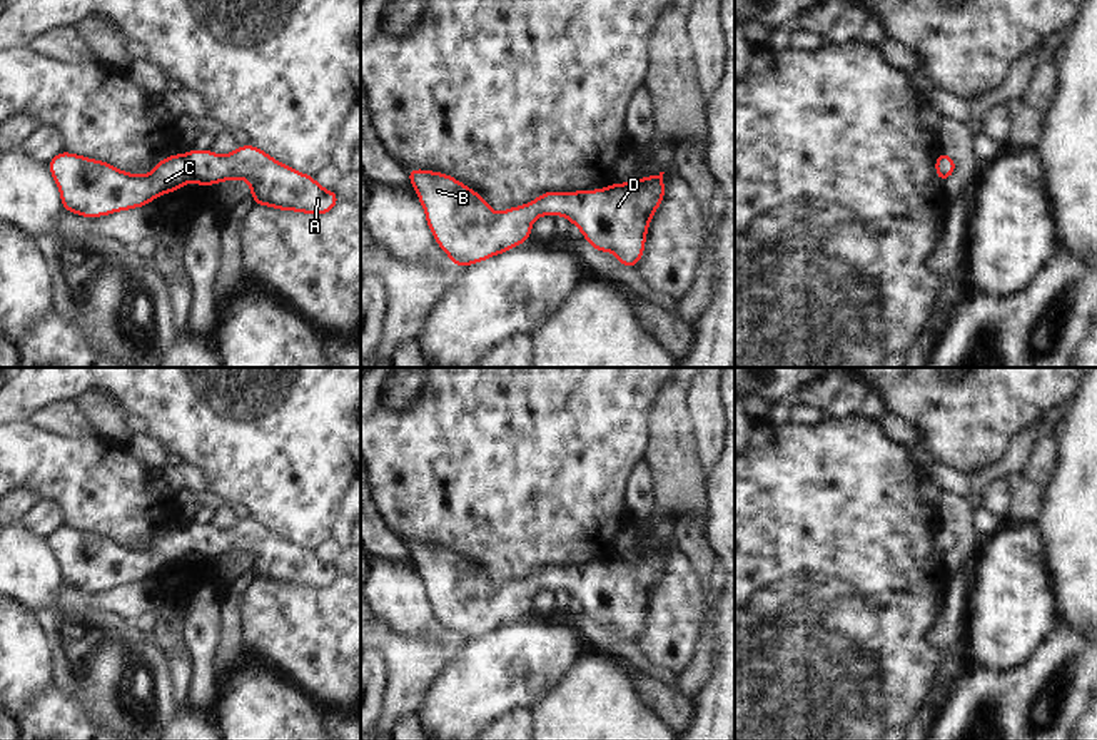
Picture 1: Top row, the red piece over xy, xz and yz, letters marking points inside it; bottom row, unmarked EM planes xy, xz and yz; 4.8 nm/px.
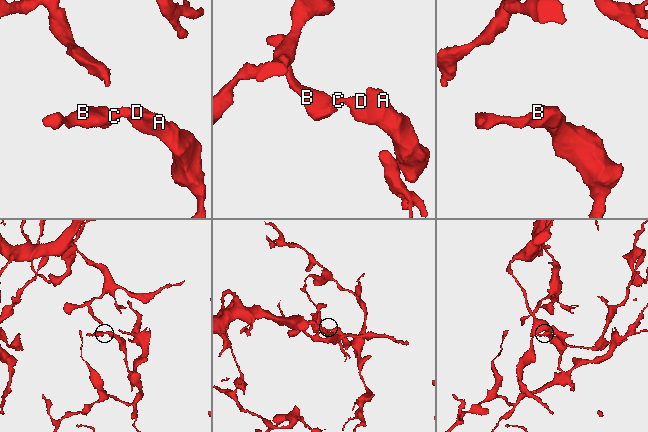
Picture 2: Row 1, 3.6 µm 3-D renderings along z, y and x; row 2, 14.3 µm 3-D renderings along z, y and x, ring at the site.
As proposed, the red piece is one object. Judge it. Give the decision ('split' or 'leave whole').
leave whole

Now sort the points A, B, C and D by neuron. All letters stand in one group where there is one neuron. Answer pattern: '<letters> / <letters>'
A B C D

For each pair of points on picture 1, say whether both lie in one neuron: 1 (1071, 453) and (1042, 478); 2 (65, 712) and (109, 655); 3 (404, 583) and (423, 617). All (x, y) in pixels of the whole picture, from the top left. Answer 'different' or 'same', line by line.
1: different
2: different
3: same

